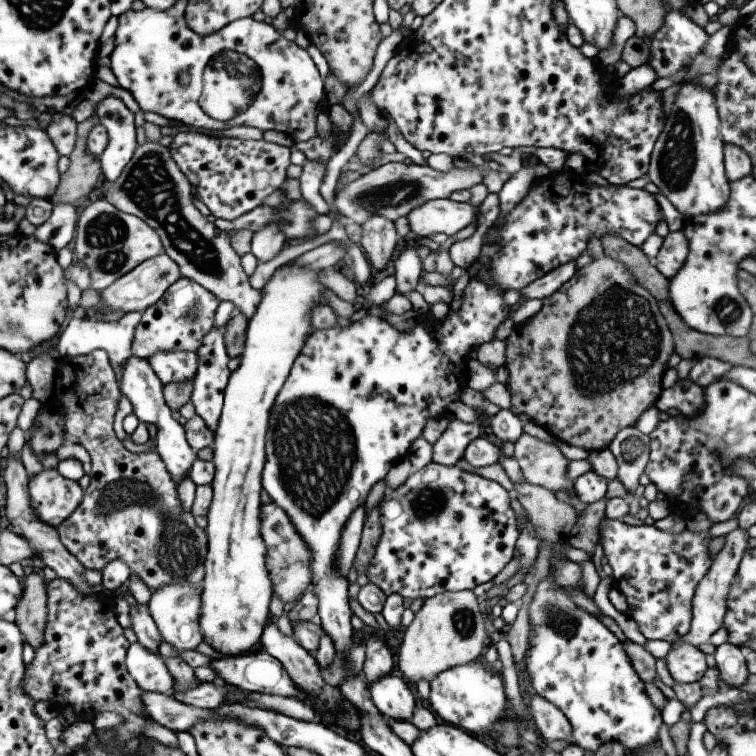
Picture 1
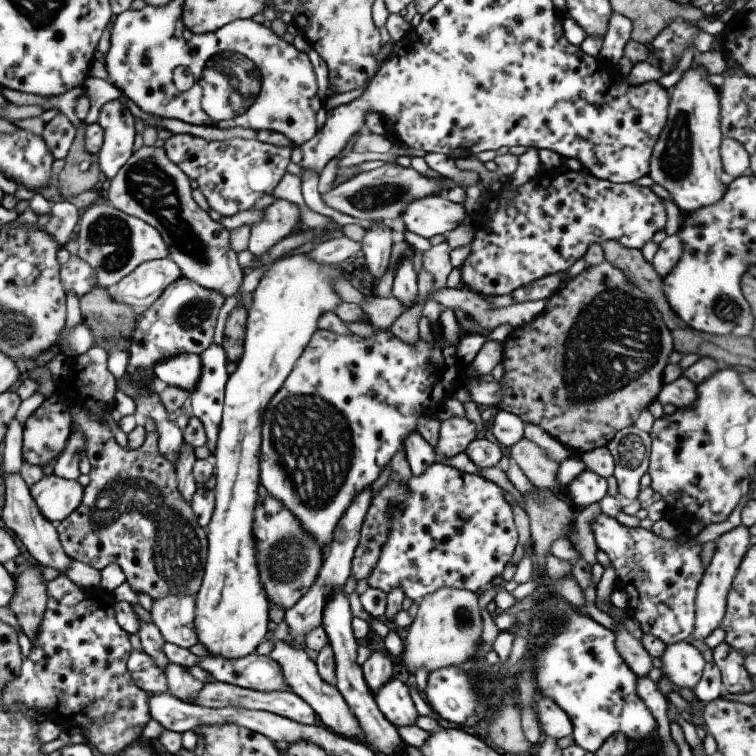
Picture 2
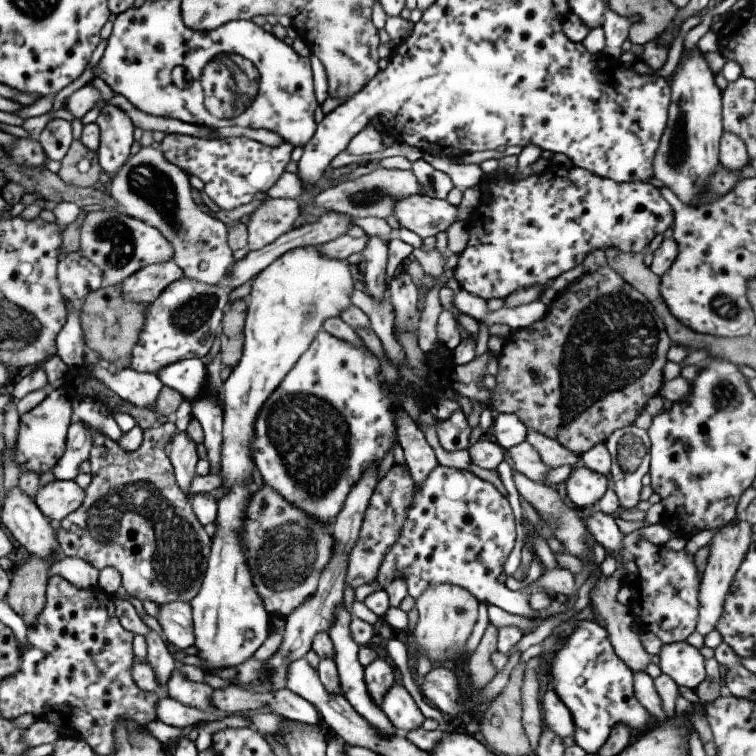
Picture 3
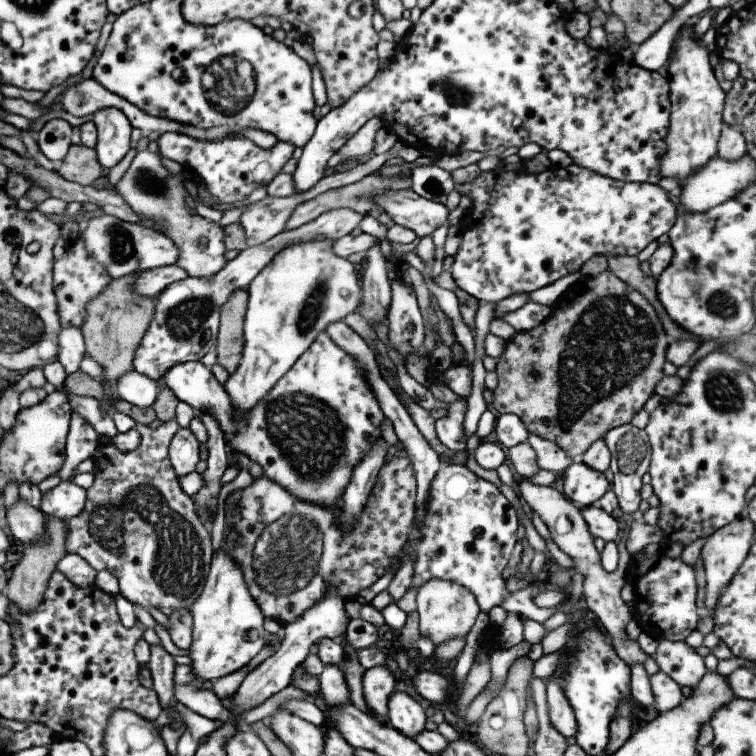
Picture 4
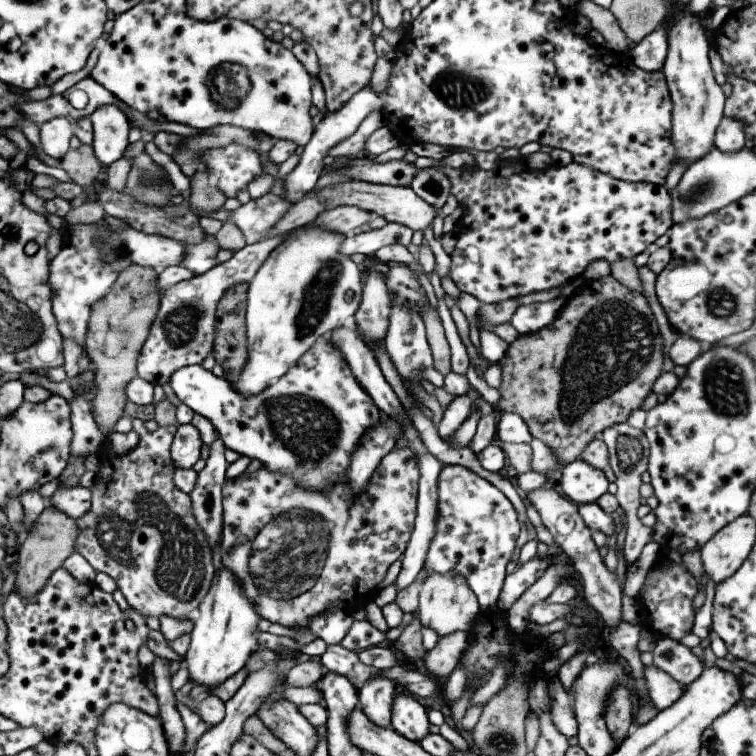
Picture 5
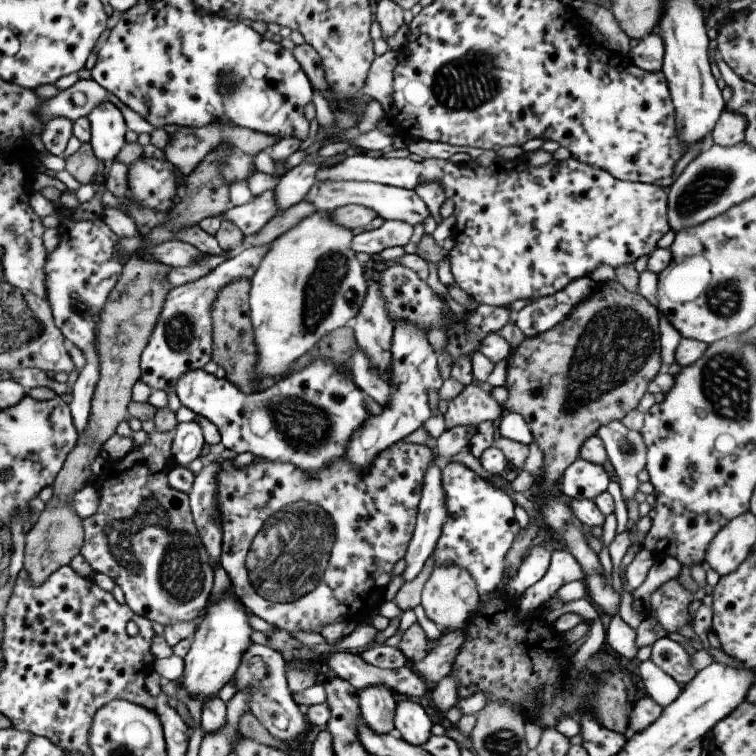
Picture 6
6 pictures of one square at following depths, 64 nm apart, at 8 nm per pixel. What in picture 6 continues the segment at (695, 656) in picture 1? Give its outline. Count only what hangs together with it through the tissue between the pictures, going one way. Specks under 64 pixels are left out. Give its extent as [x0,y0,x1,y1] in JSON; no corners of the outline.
[649,635,696,685]

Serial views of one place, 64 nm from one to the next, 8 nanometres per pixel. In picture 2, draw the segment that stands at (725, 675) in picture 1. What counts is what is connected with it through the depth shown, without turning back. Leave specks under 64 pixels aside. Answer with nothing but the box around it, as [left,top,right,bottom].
[714,643,753,693]

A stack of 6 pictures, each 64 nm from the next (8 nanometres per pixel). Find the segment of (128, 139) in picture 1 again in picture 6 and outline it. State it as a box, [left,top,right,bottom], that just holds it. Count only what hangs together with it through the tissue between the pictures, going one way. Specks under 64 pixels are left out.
[85,100,125,161]

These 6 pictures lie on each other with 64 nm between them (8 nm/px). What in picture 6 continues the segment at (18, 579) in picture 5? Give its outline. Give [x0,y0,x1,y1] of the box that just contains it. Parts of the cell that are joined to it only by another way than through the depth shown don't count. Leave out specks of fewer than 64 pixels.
[22,256,171,586]

